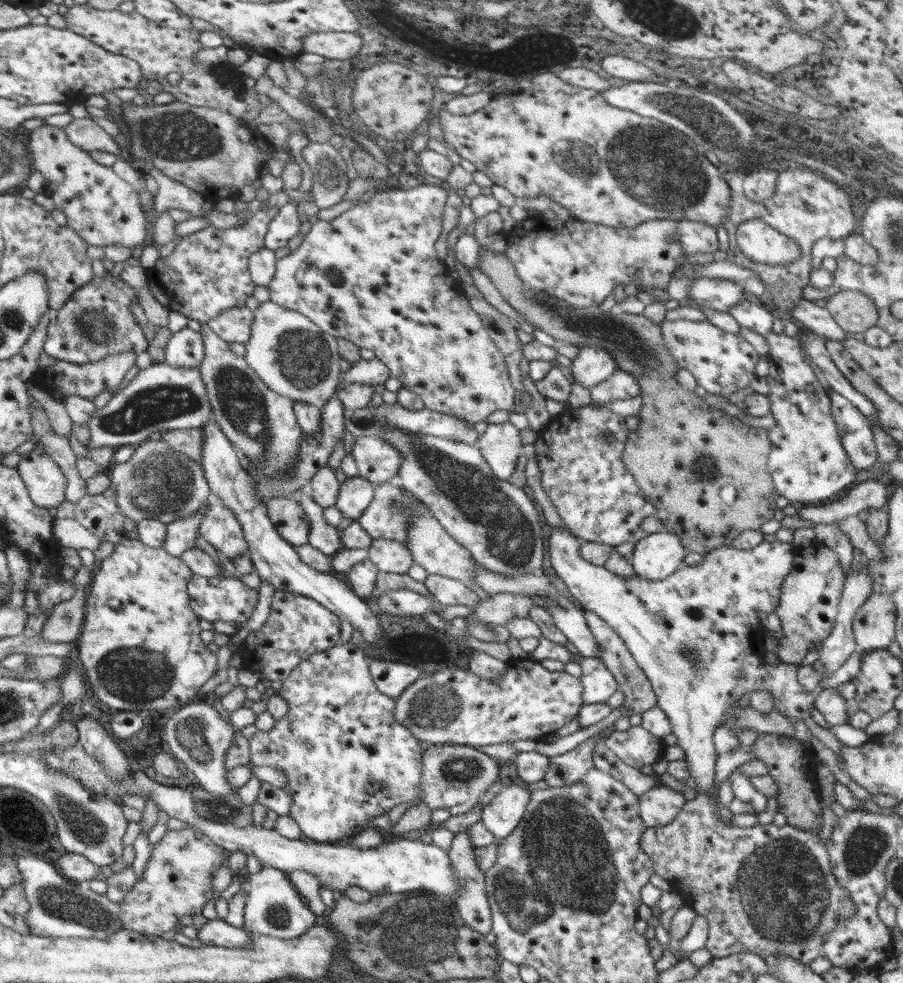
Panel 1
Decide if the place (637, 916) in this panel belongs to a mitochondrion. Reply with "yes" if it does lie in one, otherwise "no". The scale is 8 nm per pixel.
no

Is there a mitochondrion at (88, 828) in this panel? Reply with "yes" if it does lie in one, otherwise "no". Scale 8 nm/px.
yes

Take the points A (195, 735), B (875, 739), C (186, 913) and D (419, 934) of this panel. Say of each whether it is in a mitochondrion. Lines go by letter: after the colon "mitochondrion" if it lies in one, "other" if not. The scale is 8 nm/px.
A: mitochondrion
B: other
C: other
D: mitochondrion

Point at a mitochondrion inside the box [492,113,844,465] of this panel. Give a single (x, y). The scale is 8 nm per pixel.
(659, 174)

